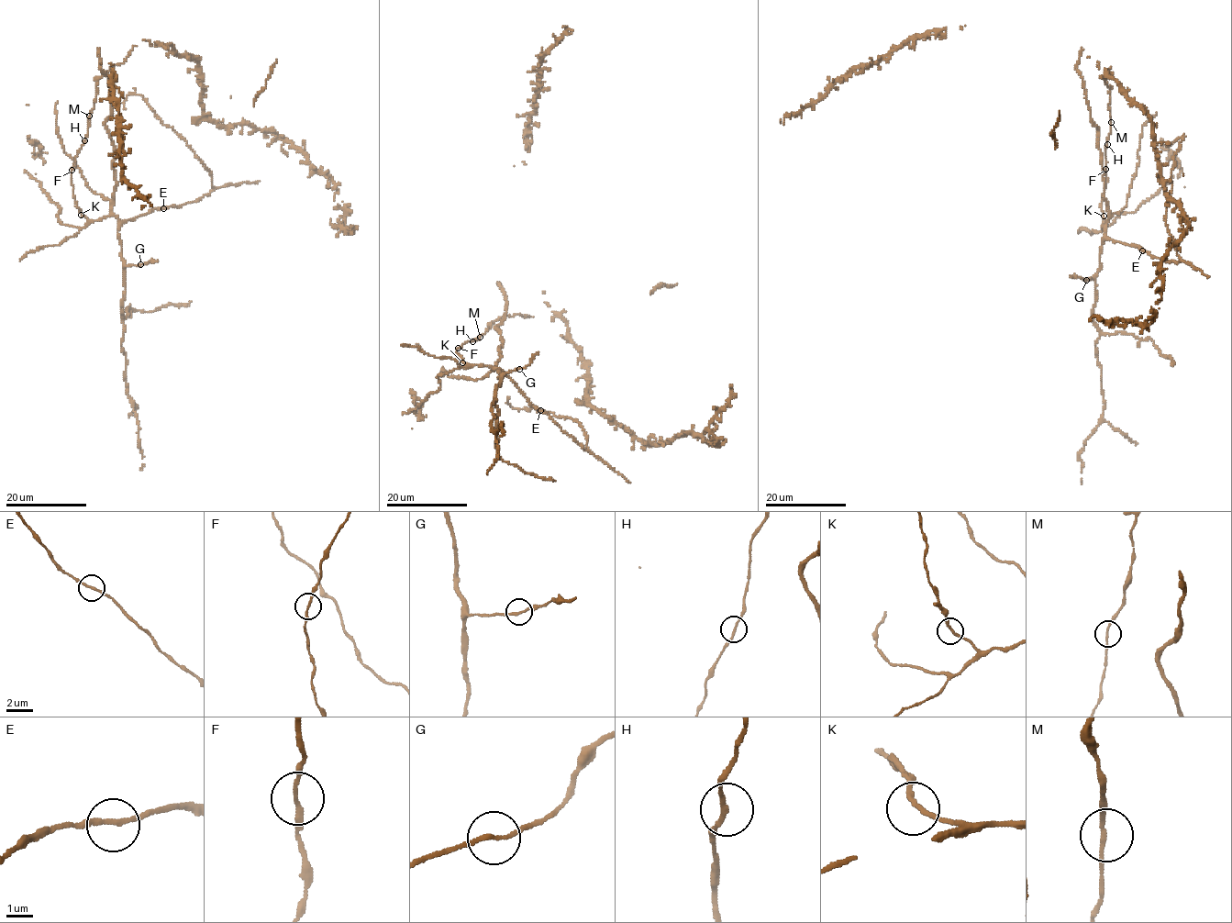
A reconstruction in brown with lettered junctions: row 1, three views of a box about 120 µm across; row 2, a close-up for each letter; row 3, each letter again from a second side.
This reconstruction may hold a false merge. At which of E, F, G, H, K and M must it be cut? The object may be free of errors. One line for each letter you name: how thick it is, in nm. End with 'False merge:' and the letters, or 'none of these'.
G: 150 nm
False merge: G

